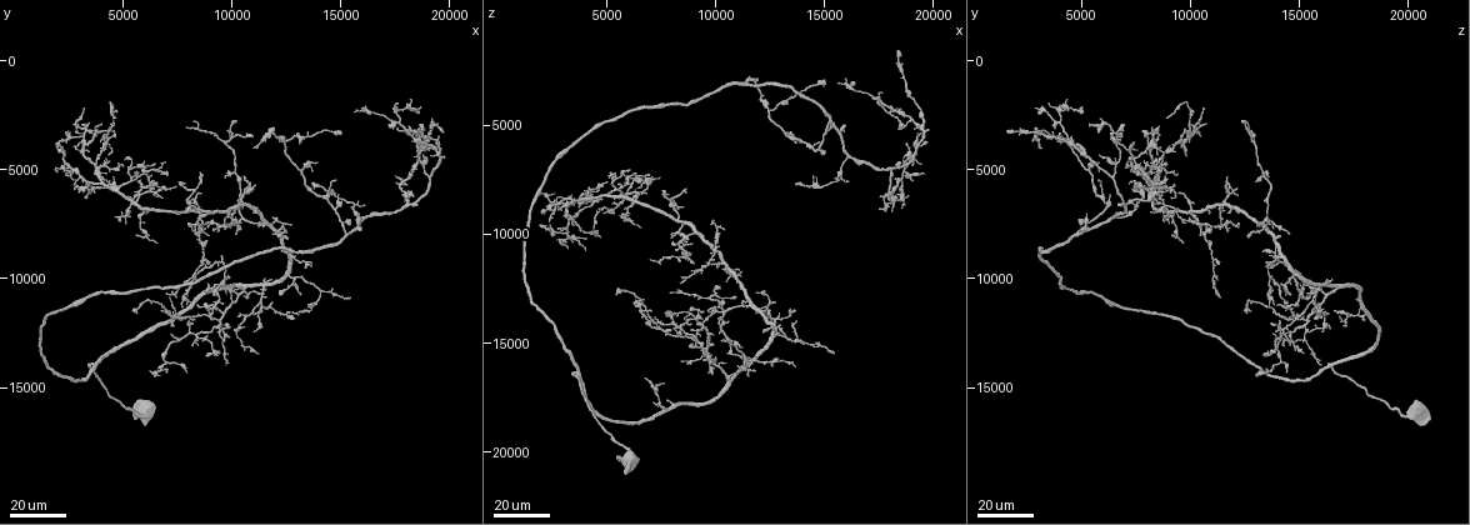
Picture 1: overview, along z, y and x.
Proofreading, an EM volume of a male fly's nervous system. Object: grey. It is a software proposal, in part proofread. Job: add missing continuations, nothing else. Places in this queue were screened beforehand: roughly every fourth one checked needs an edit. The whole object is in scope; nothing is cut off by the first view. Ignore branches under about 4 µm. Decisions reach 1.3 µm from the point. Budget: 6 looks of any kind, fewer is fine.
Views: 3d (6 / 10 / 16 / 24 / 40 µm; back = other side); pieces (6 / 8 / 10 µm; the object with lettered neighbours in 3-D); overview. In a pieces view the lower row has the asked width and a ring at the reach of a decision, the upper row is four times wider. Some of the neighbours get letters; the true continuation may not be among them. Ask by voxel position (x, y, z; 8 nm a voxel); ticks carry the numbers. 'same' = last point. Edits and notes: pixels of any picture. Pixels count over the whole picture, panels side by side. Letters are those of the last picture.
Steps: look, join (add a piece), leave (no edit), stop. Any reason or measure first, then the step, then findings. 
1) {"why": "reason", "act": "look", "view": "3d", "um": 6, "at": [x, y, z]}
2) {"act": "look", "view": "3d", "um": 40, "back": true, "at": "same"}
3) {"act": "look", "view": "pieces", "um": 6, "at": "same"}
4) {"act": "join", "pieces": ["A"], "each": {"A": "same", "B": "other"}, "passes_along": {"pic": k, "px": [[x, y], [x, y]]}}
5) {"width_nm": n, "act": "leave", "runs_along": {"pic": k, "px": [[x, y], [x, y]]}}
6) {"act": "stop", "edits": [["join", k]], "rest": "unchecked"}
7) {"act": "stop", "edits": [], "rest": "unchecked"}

{"why": "thin end", "act": "look", "view": "3d", "um": 40, "at": [6900, 10600, 11200]}

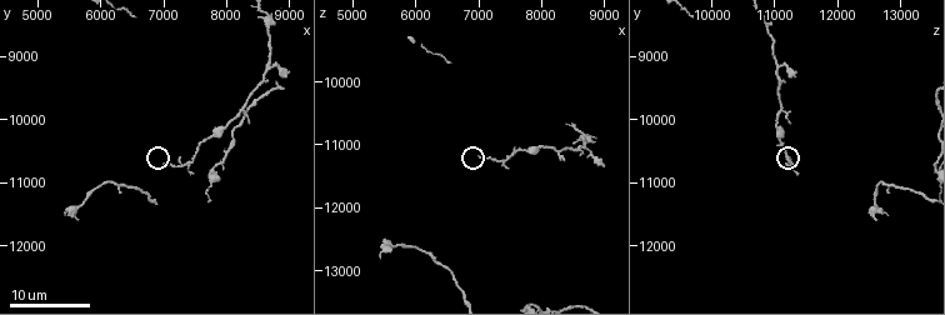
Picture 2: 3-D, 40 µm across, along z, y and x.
{"why": "see the neighbours", "act": "look", "view": "pieces", "um": 10, "at": [7050, 10650, 11200]}

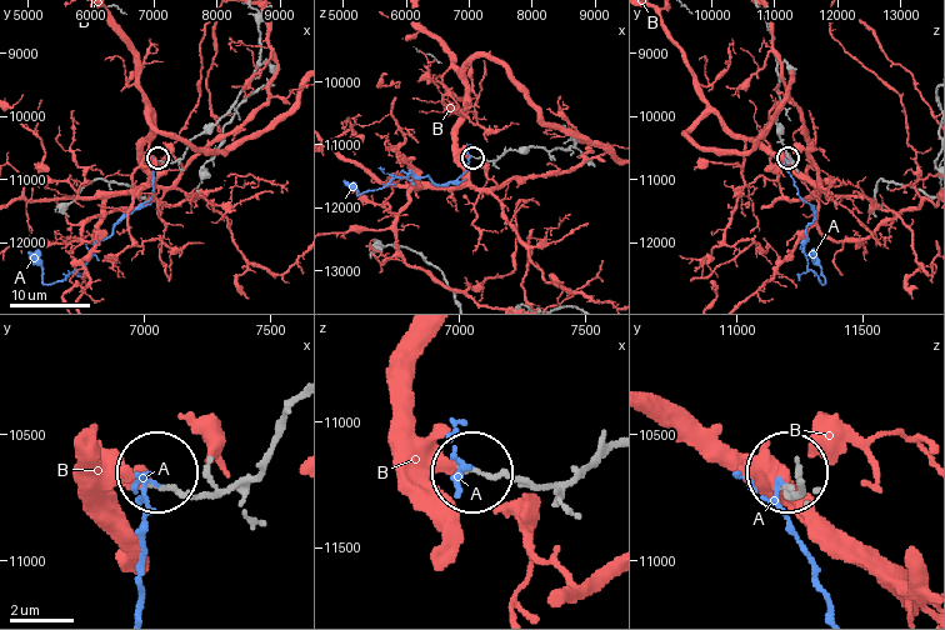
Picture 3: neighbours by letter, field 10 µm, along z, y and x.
{"width_nm": 120, "act": "leave", "each": {"A": "other", "B": "other"}, "found": "no lettered piece goes on from it"}

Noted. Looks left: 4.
{"why": "free end", "act": "look", "view": "3d", "um": 24, "at": [12900, 11900, 15600]}

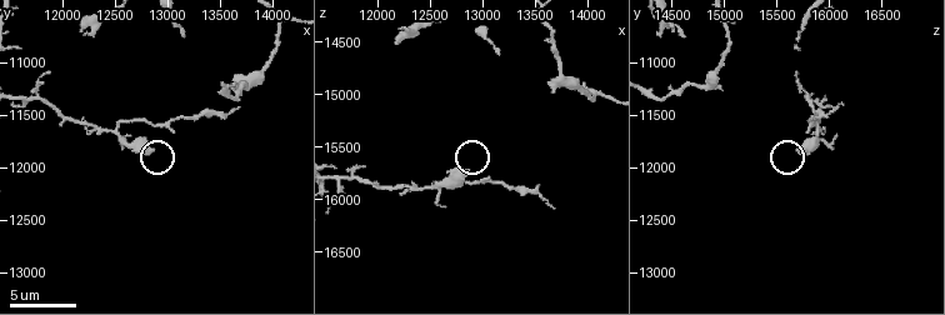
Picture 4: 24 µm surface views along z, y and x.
{"why": "what lies round it", "act": "look", "view": "pieces", "um": 6, "at": [12860, 11840, 15740]}

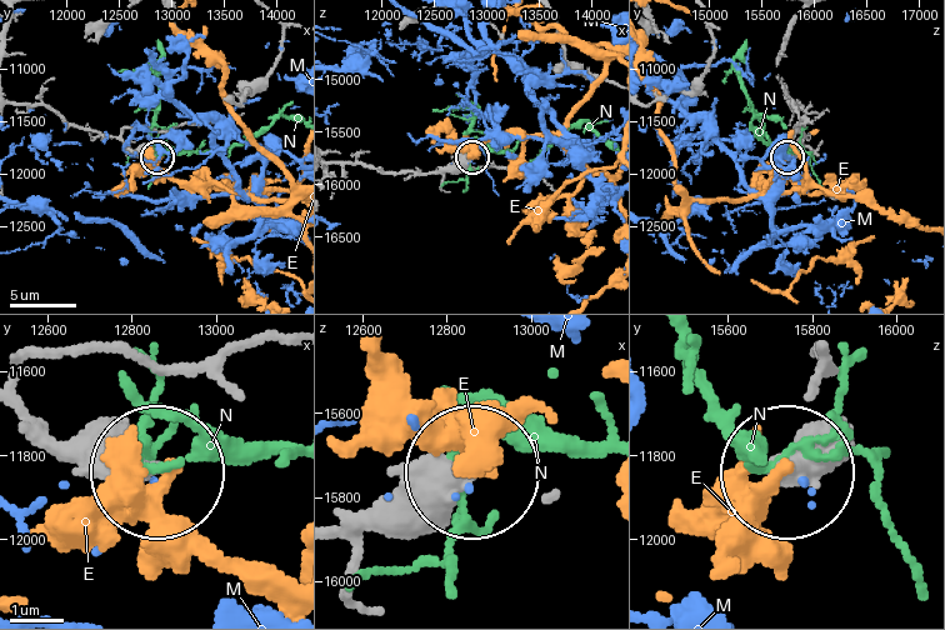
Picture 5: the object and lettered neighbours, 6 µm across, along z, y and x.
{"width_nm": 430, "act": "leave", "each": {"E": "other", "M": "other", "N": "other"}, "found": "none of them fits"}

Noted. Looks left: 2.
{"why": "tapers out", "act": "look", "view": "3d", "um": 40, "at": [17700, 2000, 3500]}

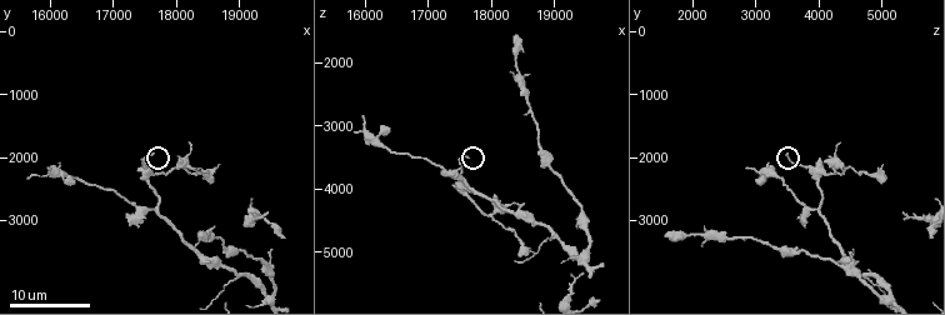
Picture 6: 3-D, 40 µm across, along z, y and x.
{"act": "look", "view": "pieces", "um": 10, "at": [17650, 1950, 3450]}

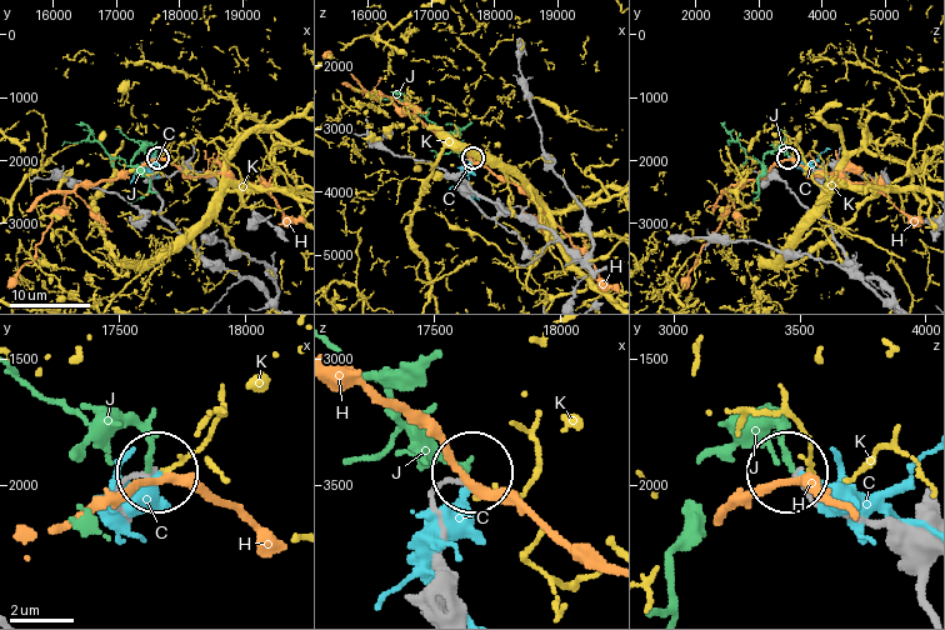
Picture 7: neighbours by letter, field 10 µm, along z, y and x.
{"act": "leave", "each": {"C": "other", "H": "other", "J": "other", "K": "other"}, "runs_along": {"pic": 7, "px": [[446, 578], [433, 498], [446, 484], [468, 481]]}, "found": "no lettered piece goes on from it"}

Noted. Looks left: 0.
{"act": "stop", "edits": [], "rest": "unchecked"}

